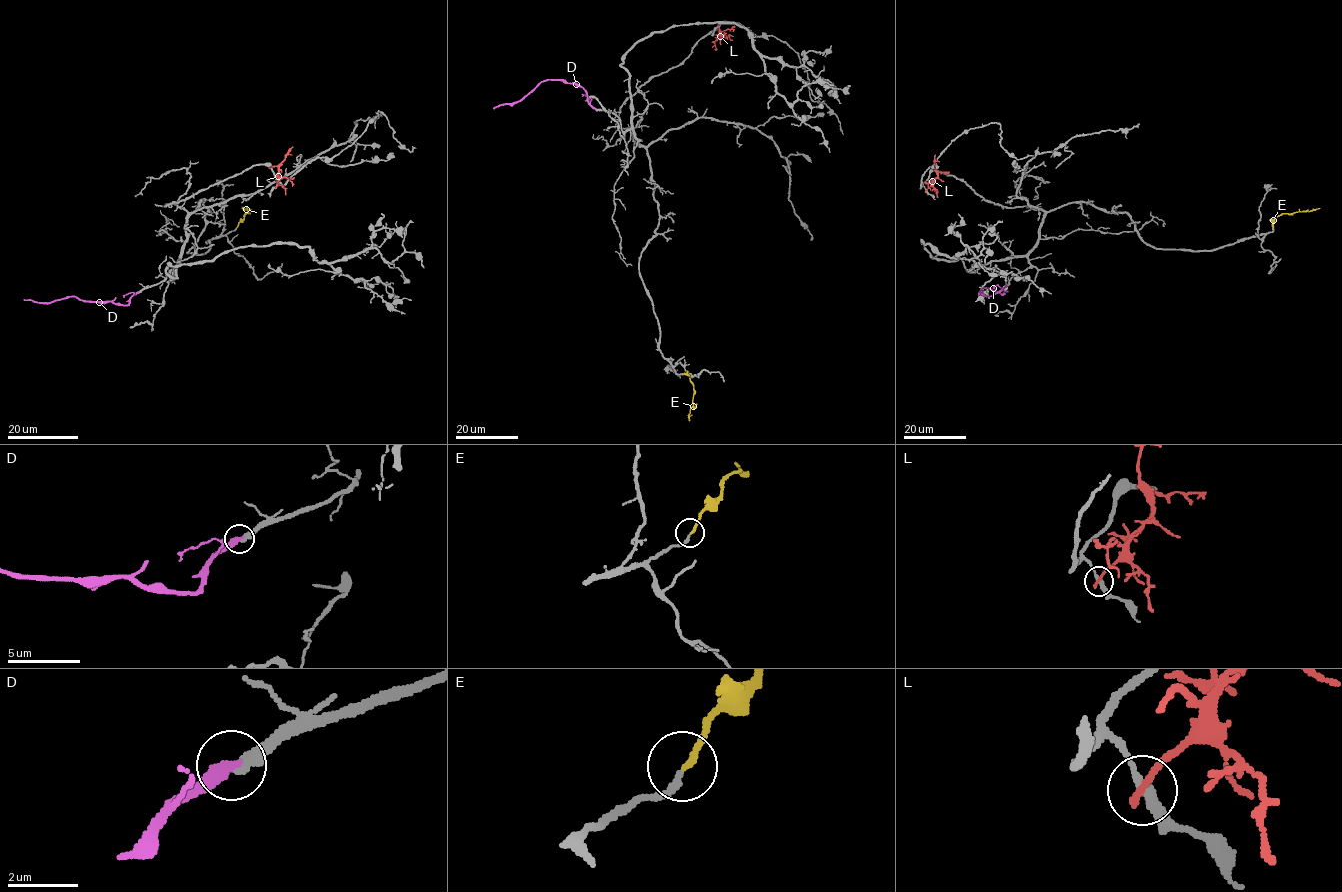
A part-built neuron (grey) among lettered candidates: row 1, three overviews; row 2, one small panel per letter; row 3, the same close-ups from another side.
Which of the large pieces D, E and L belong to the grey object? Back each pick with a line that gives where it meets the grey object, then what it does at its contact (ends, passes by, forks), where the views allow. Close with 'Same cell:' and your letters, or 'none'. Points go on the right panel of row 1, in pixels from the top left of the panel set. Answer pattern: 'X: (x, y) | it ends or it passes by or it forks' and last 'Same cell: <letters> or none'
E: (1273, 227) | it ends
Same cell: E

